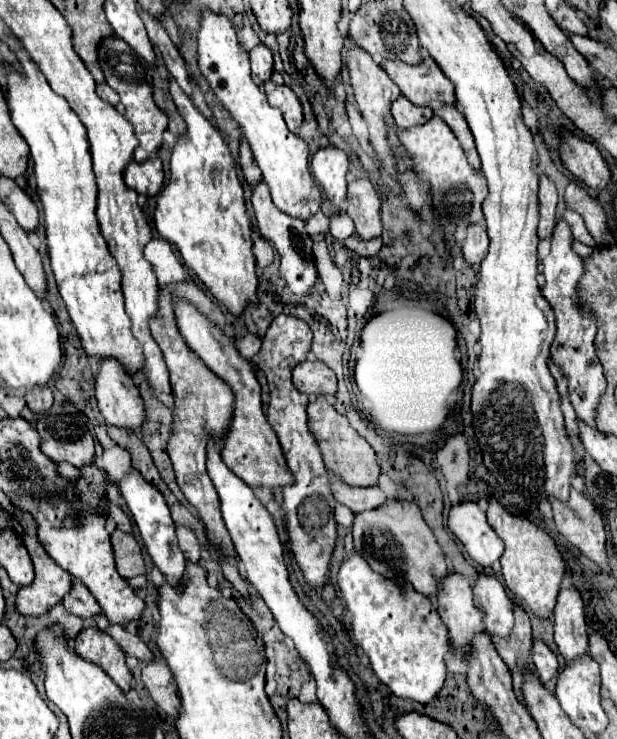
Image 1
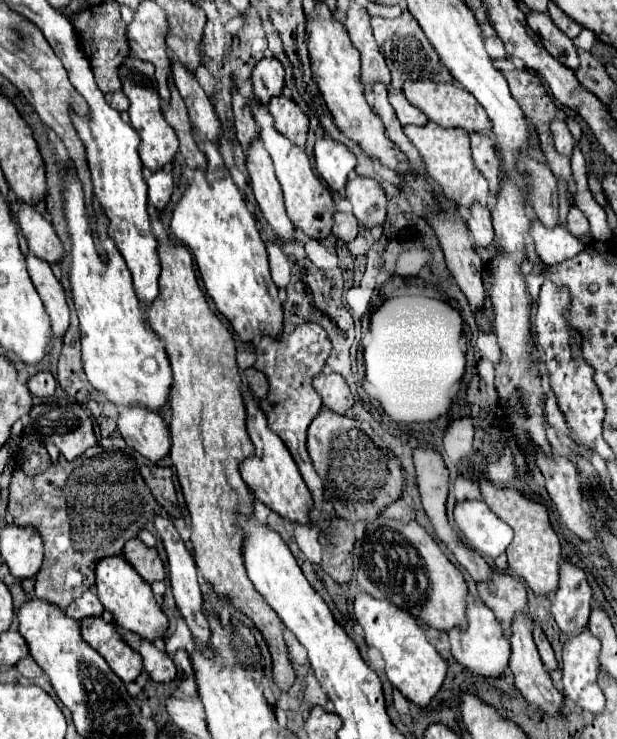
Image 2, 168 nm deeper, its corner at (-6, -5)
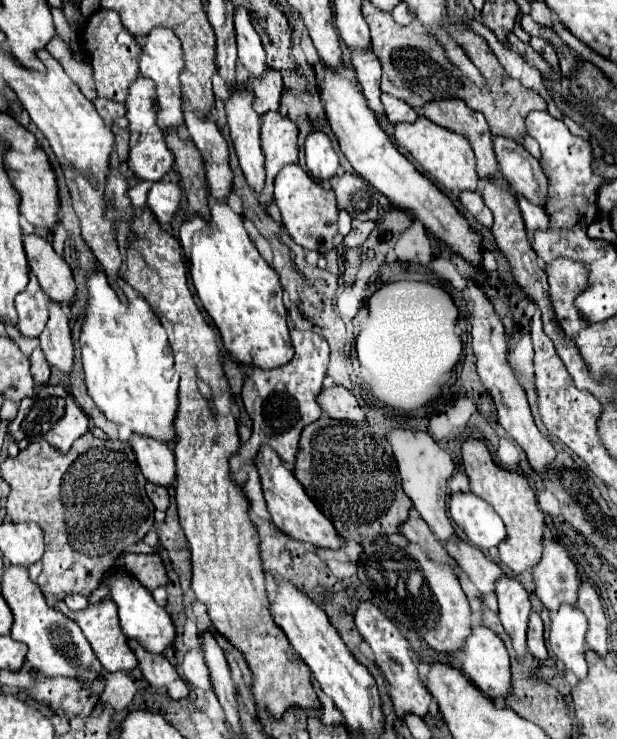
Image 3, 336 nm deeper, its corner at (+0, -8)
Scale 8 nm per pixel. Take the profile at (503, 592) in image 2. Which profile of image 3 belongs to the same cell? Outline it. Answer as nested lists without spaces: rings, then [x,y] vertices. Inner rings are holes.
[[[456,536],[454,540],[450,540],[446,550],[456,560],[456,564],[468,574],[468,578],[474,582],[482,598],[486,594],[496,592],[496,582],[502,578],[504,572],[496,562],[488,560],[482,550],[458,540]]]

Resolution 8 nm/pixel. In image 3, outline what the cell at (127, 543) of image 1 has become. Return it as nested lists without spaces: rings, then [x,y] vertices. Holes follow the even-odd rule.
[[[128,552],[124,556],[124,570],[128,574],[132,574],[148,590],[154,590],[156,586],[164,586],[168,582],[162,558],[156,552],[152,552],[152,554]]]

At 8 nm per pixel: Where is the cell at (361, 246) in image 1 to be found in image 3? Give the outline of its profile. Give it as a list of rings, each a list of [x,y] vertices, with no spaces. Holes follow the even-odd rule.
[[[354,220],[350,234],[344,238],[344,246],[346,246],[346,248],[358,248],[358,246],[362,246],[362,244],[366,242],[366,238],[370,236],[370,232],[374,230],[374,226],[376,226],[376,224],[374,224],[372,220],[368,220],[368,222]]]

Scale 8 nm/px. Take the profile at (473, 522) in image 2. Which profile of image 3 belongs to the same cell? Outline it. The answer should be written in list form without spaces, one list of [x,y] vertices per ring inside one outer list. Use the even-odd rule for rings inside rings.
[[[472,492],[452,494],[448,510],[452,520],[466,532],[468,542],[484,552],[506,538],[506,528],[500,516]]]

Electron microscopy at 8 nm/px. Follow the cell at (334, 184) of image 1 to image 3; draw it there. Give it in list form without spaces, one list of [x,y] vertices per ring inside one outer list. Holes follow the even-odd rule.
[[[312,132],[306,138],[306,166],[314,180],[328,182],[332,176],[336,176],[340,162],[338,154],[332,148],[330,138],[324,132]]]

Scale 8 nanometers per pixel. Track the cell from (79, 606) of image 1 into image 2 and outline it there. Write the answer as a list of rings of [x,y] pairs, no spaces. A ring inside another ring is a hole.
[[[90,589],[90,591],[86,591],[82,597],[74,599],[74,601],[68,605],[66,615],[80,621],[80,619],[84,619],[84,617],[98,617],[98,615],[102,615],[102,611],[104,611],[104,607],[102,607],[100,599],[98,599],[96,593]]]

